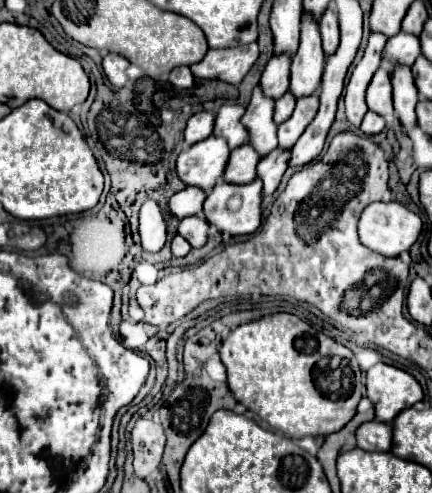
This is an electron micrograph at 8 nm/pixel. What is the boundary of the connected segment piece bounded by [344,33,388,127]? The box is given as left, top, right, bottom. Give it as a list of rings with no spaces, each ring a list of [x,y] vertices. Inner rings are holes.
[[[372,33],[364,51],[364,57],[360,59],[360,63],[354,67],[350,81],[346,85],[346,117],[354,127],[360,127],[368,107],[364,103],[364,91],[368,87],[368,79],[372,79],[374,71],[380,67],[380,53],[386,45],[388,37],[380,35],[380,33]]]

